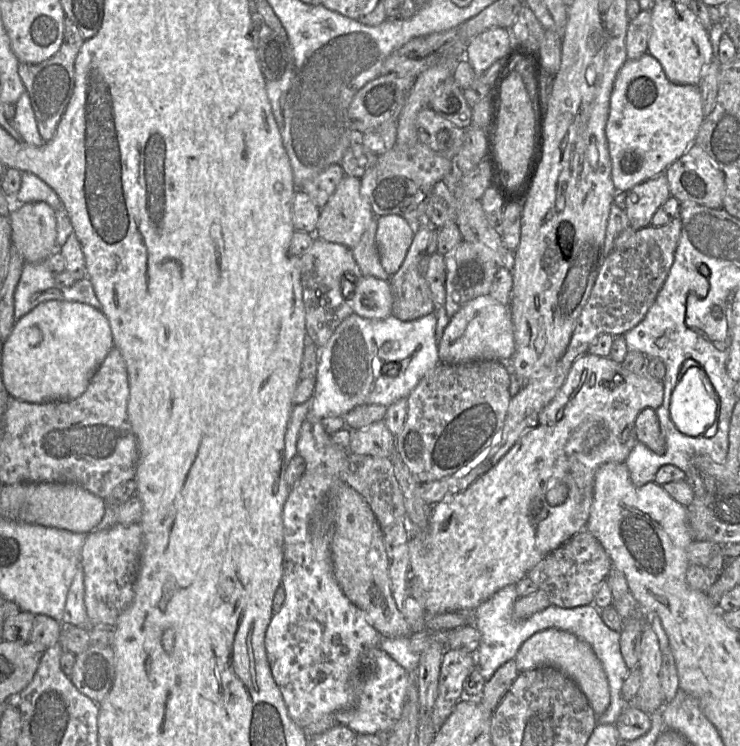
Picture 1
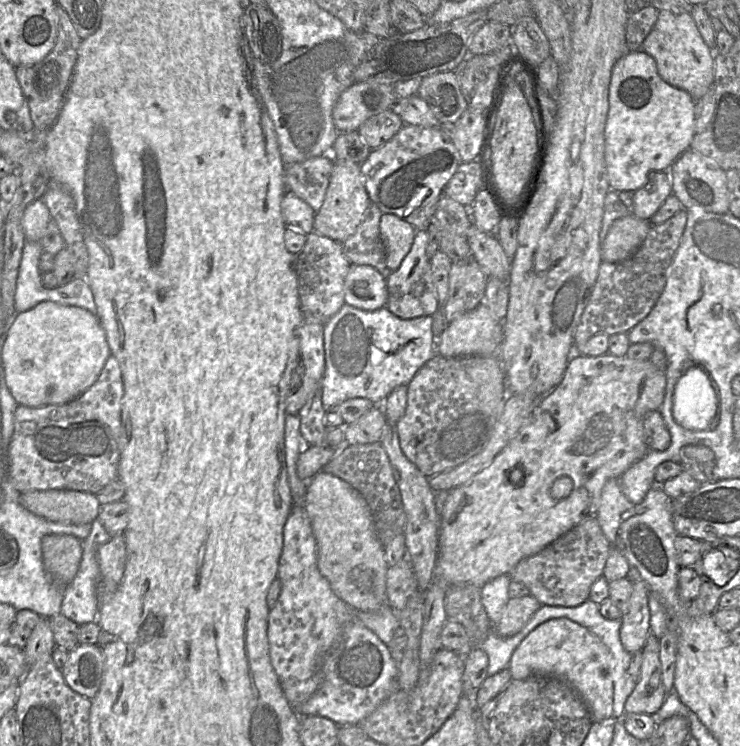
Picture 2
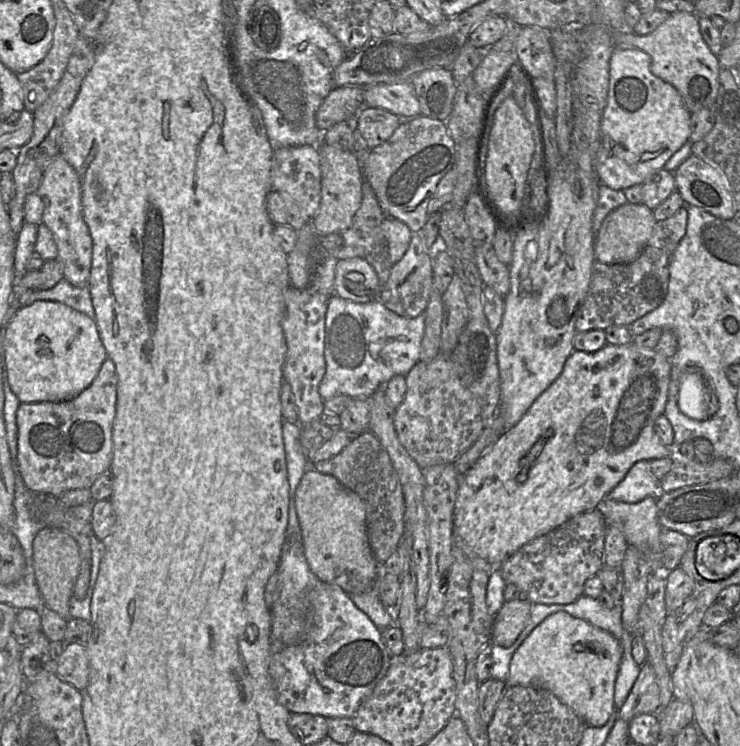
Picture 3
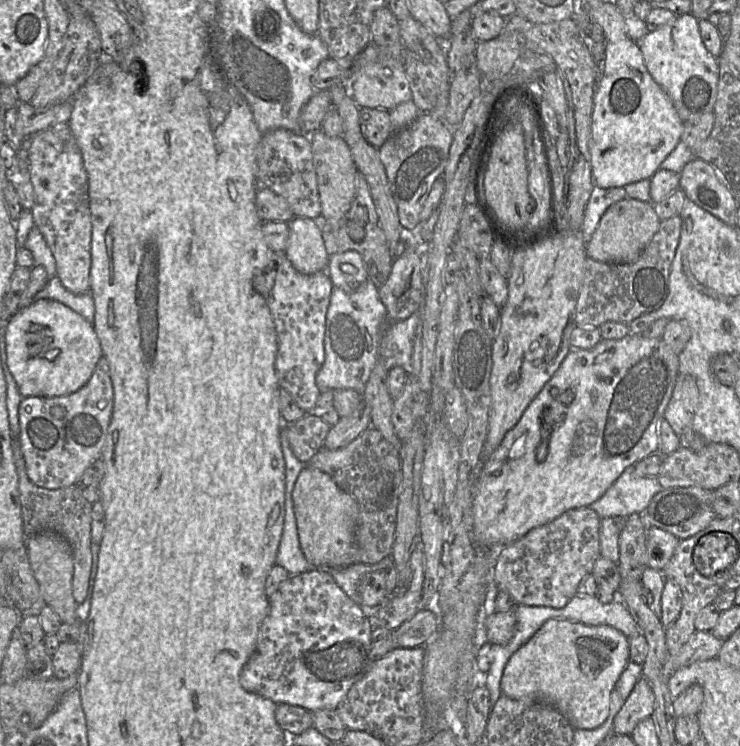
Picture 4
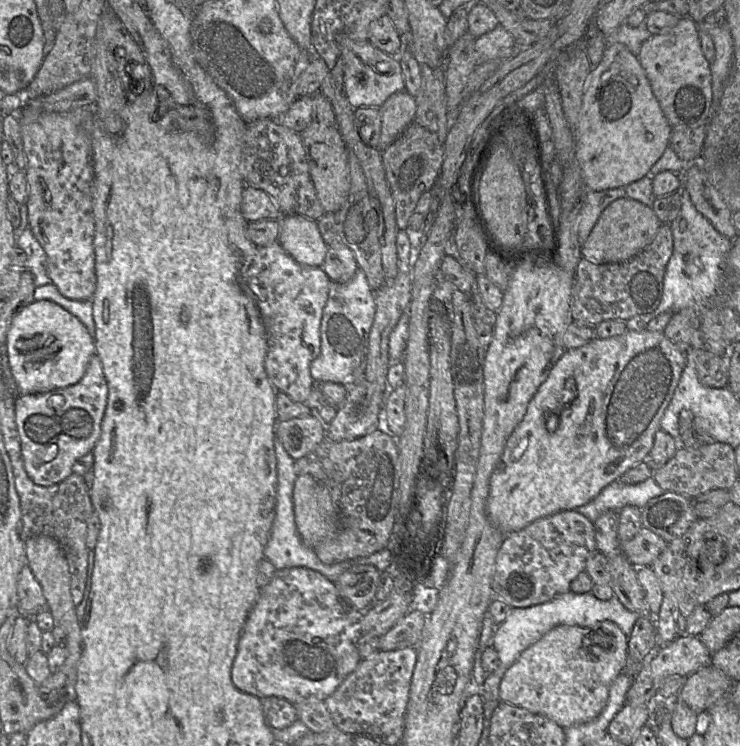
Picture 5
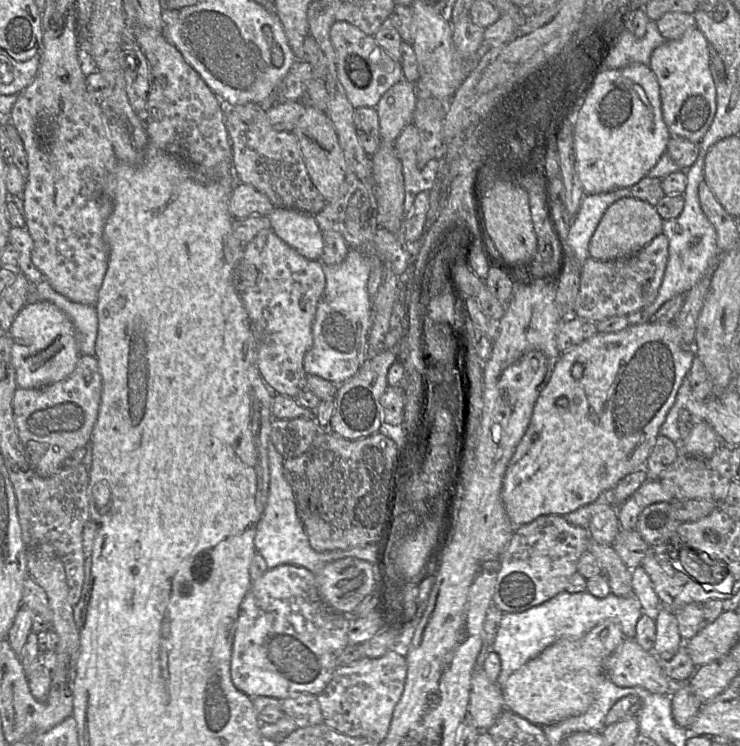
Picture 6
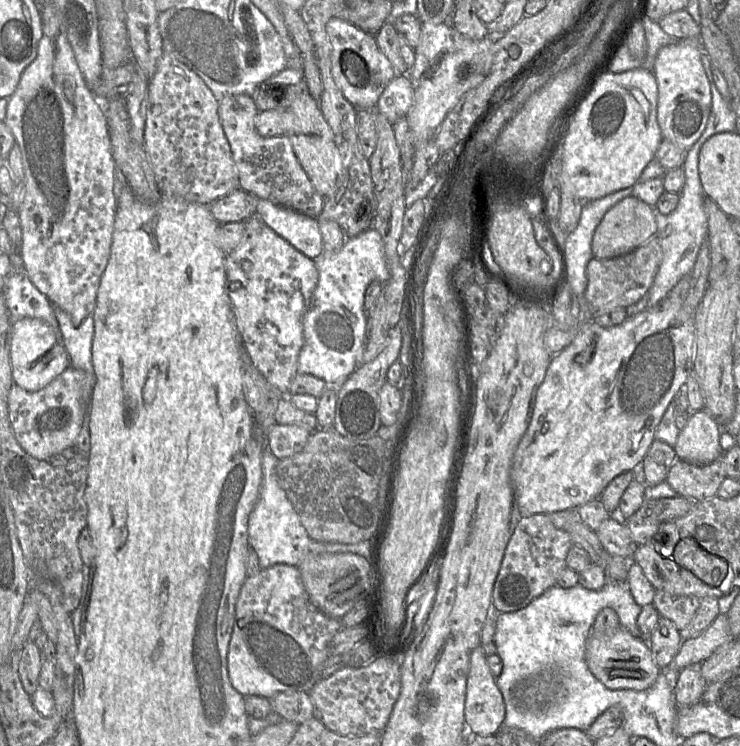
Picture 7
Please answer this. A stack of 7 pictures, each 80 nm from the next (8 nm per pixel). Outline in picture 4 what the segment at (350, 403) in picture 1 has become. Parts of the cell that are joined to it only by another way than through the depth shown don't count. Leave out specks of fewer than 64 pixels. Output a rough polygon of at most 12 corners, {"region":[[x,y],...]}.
{"region":[[369,279],[332,287],[320,393],[409,367],[419,310],[389,321]]}

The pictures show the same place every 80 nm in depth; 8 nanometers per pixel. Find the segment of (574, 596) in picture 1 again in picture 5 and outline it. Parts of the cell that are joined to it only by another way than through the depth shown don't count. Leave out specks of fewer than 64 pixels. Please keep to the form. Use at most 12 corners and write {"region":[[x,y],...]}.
{"region":[[576,509],[505,534],[493,596],[517,608],[570,591],[596,550]]}

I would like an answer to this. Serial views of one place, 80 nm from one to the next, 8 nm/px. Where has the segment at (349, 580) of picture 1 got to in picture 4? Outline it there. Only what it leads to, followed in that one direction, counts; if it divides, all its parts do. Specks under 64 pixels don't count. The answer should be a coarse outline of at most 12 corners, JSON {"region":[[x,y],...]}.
{"region":[[305,466],[292,492],[315,568],[351,565],[356,499]]}

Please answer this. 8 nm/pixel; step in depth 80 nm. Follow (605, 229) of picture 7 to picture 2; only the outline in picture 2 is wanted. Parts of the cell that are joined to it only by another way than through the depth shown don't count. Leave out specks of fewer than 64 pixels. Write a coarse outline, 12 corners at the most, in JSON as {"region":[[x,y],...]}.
{"region":[[632,213],[615,220],[601,243],[602,262],[629,259],[650,220]]}

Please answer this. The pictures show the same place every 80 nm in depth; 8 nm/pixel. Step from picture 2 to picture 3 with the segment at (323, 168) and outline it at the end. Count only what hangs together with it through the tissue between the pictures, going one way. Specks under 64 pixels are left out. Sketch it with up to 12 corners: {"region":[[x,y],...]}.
{"region":[[318,146],[274,149],[272,190],[312,219],[321,201]]}

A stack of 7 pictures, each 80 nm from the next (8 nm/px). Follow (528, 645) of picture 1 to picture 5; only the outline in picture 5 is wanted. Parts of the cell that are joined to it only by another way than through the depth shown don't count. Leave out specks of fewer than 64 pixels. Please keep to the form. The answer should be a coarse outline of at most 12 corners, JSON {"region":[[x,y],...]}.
{"region":[[612,621],[558,625],[500,700],[562,728],[595,719],[628,662]]}

